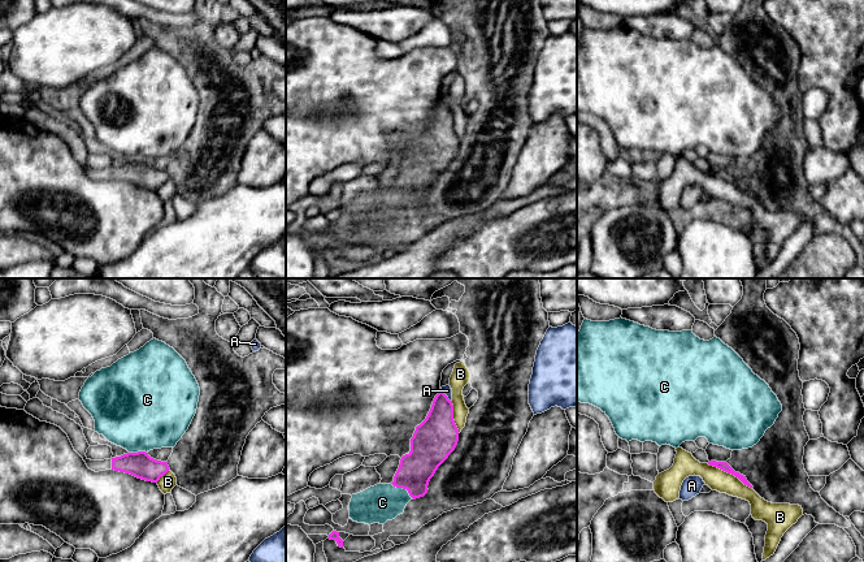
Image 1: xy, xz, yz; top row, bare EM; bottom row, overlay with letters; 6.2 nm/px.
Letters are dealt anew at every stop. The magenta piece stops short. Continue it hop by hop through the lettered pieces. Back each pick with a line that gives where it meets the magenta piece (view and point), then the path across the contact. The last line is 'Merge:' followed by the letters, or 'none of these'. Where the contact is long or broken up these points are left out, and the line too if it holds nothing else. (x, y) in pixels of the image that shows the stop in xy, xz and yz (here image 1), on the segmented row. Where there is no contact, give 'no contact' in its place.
Merge: none of these

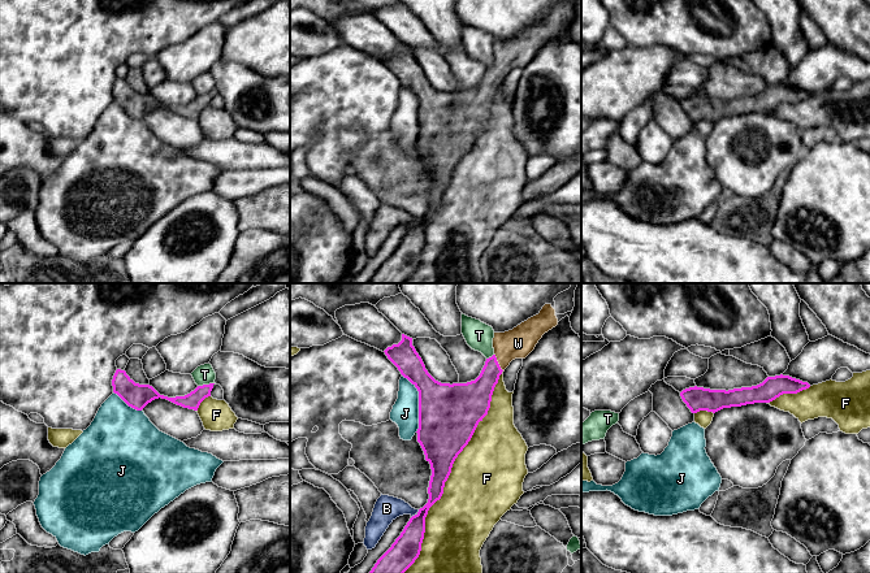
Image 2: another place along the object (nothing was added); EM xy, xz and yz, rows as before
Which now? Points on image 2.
W: xz (497, 363) | across xz (475, 396), (497, 363), (518, 343)
Merge: W

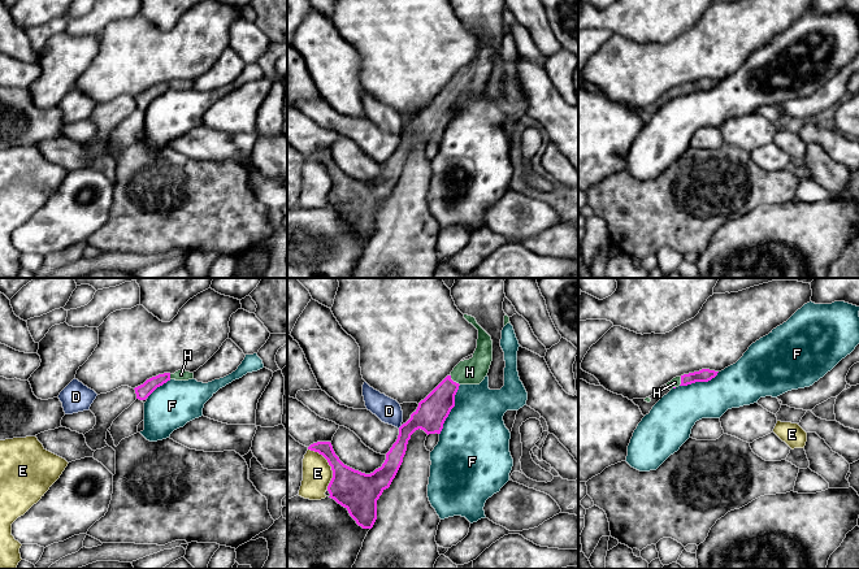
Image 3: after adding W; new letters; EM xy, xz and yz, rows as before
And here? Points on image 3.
H: xz (452, 381) | across xz (432, 412), (452, 381), (469, 372)
Merge: H

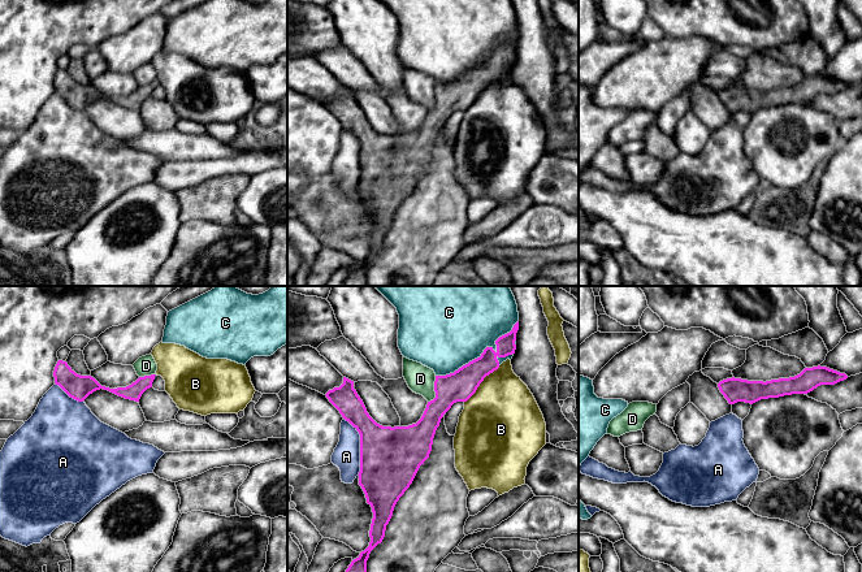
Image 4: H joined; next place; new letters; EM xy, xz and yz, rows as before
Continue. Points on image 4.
Merge: none of these

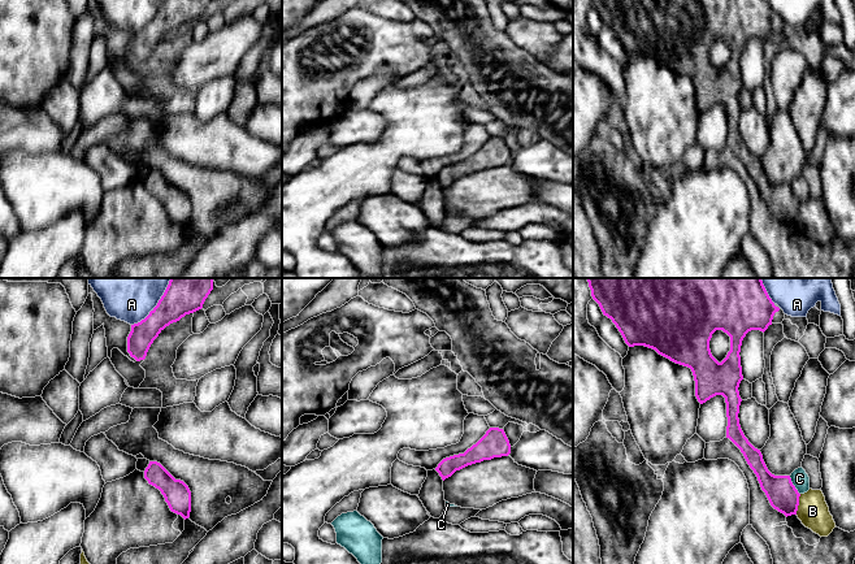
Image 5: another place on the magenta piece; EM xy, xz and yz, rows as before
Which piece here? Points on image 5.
Merge: none of these

